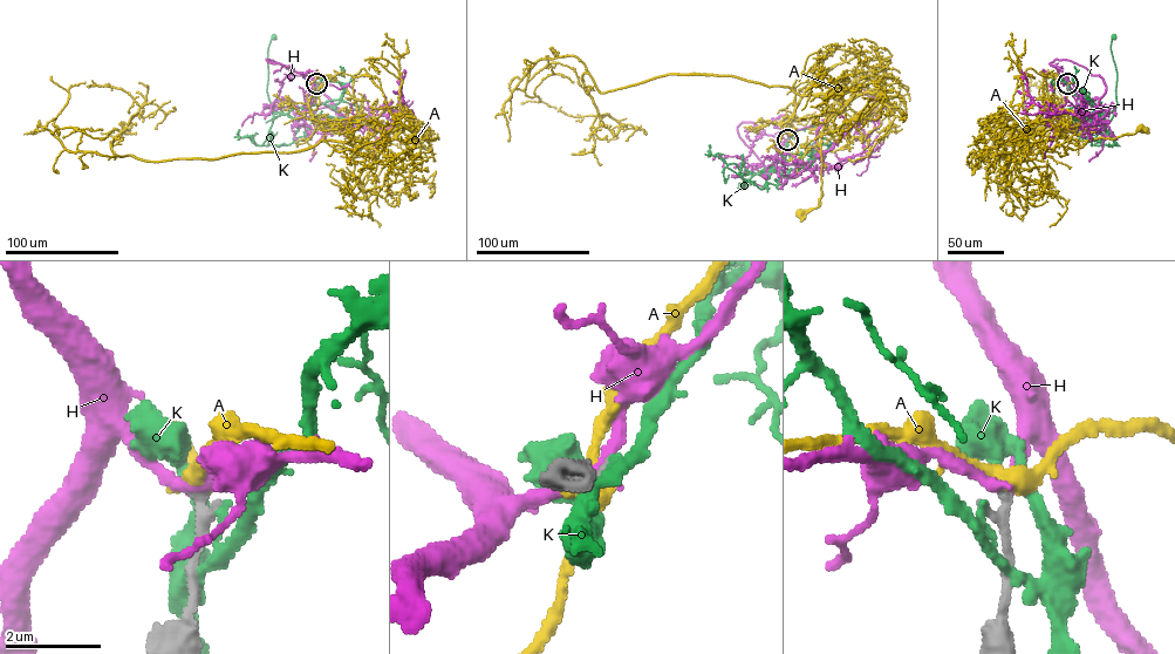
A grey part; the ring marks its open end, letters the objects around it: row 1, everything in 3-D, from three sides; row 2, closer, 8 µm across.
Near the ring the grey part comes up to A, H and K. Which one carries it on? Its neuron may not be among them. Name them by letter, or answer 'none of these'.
H

